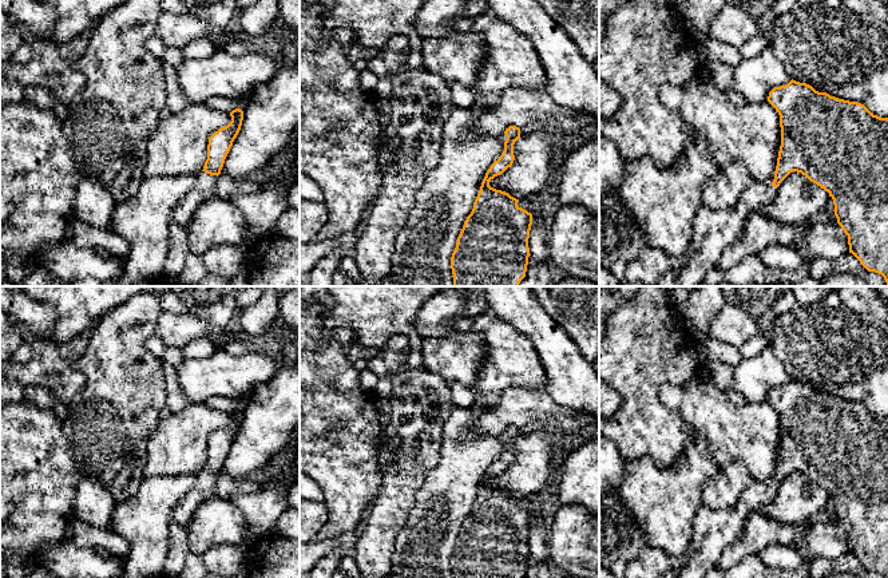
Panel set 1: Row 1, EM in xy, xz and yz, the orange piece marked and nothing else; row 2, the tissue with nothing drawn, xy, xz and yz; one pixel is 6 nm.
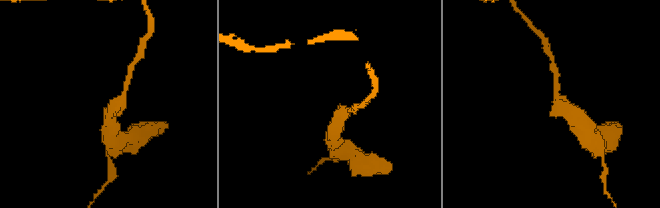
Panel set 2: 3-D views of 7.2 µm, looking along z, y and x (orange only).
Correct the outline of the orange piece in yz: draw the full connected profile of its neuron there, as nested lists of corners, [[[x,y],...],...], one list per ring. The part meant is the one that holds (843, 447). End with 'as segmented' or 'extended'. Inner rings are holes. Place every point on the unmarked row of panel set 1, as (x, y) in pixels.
[[[790,380],[785,385],[774,387],[768,401],[780,415],[781,446],[772,483],[752,478],[732,508],[713,510],[702,504],[693,519],[693,534],[685,555],[687,562],[679,567],[678,578],[703,578],[715,566],[722,551],[737,542],[752,511],[762,511],[773,499],[780,483],[793,471],[801,472],[810,482],[829,492],[833,499],[837,523],[848,535],[849,553],[868,570],[888,578],[888,417],[873,415],[864,404],[818,392],[806,383]]] | extended

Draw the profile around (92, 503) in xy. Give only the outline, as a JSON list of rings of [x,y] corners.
[[[83,476],[72,502],[74,519],[99,528],[110,528],[116,500],[95,479]]]

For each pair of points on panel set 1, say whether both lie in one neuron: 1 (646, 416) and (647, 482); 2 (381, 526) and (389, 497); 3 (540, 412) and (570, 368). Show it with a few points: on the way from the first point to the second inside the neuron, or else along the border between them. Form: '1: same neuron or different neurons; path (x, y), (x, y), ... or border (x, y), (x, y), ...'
1: different neurons; border (680, 456), (666, 467), (645, 456), (626, 460)
2: same neuron; path (385, 519), (389, 503)
3: different neurons; border (543, 388), (558, 404), (579, 411)

